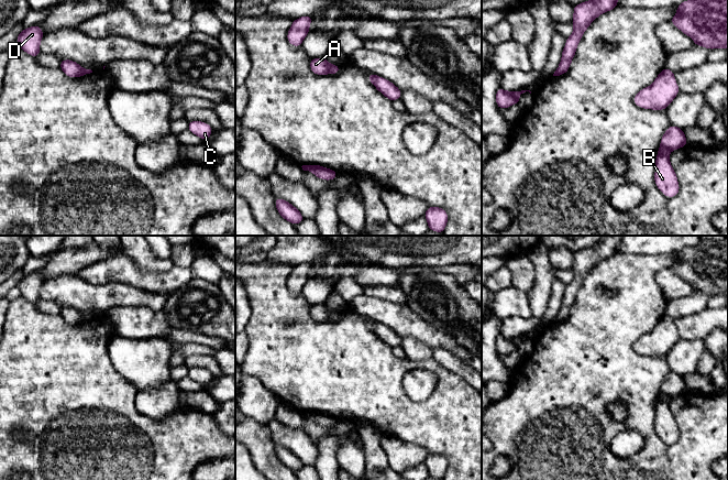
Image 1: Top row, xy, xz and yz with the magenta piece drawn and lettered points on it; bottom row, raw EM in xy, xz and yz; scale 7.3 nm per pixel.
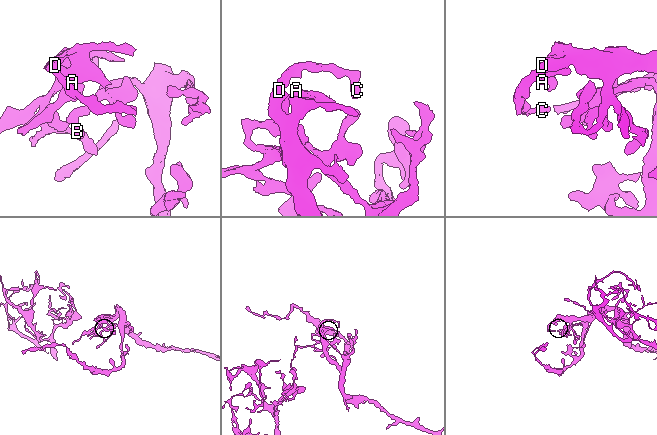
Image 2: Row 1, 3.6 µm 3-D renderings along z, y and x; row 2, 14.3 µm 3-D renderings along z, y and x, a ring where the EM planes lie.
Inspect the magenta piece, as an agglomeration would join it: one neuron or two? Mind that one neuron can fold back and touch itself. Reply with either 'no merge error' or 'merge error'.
no merge error

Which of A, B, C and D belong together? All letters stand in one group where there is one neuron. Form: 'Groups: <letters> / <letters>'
Groups: A B C D

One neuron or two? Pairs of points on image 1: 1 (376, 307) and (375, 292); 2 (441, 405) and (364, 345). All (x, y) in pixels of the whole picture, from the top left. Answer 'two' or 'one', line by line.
1: two
2: one

